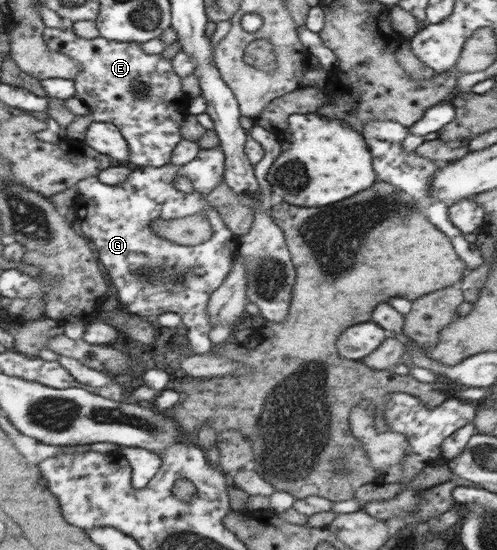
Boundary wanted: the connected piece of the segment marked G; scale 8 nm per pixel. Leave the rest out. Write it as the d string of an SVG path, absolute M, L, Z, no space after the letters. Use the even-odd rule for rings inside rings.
M218 146L200 149L197 158L183 165L169 163L157 168L133 167L129 177L117 186L107 186L99 181L98 176L89 176L77 184L78 196L72 205L81 234L91 242L101 266L107 269L111 286L117 289L116 293L123 308L127 308L132 314L151 319L157 318L163 312L179 314L183 326L188 330L186 342L197 354L209 352L211 343L208 335L212 332L213 325L207 315L207 302L213 291L227 278L239 250L239 238L229 230L221 213L207 202L209 194L224 180L224 164L224 152ZM179 175L191 179L193 193L183 193L172 188L172 179ZM197 213L205 213L211 223L212 235L205 243L193 246L177 245L153 232L153 220L171 220Z

